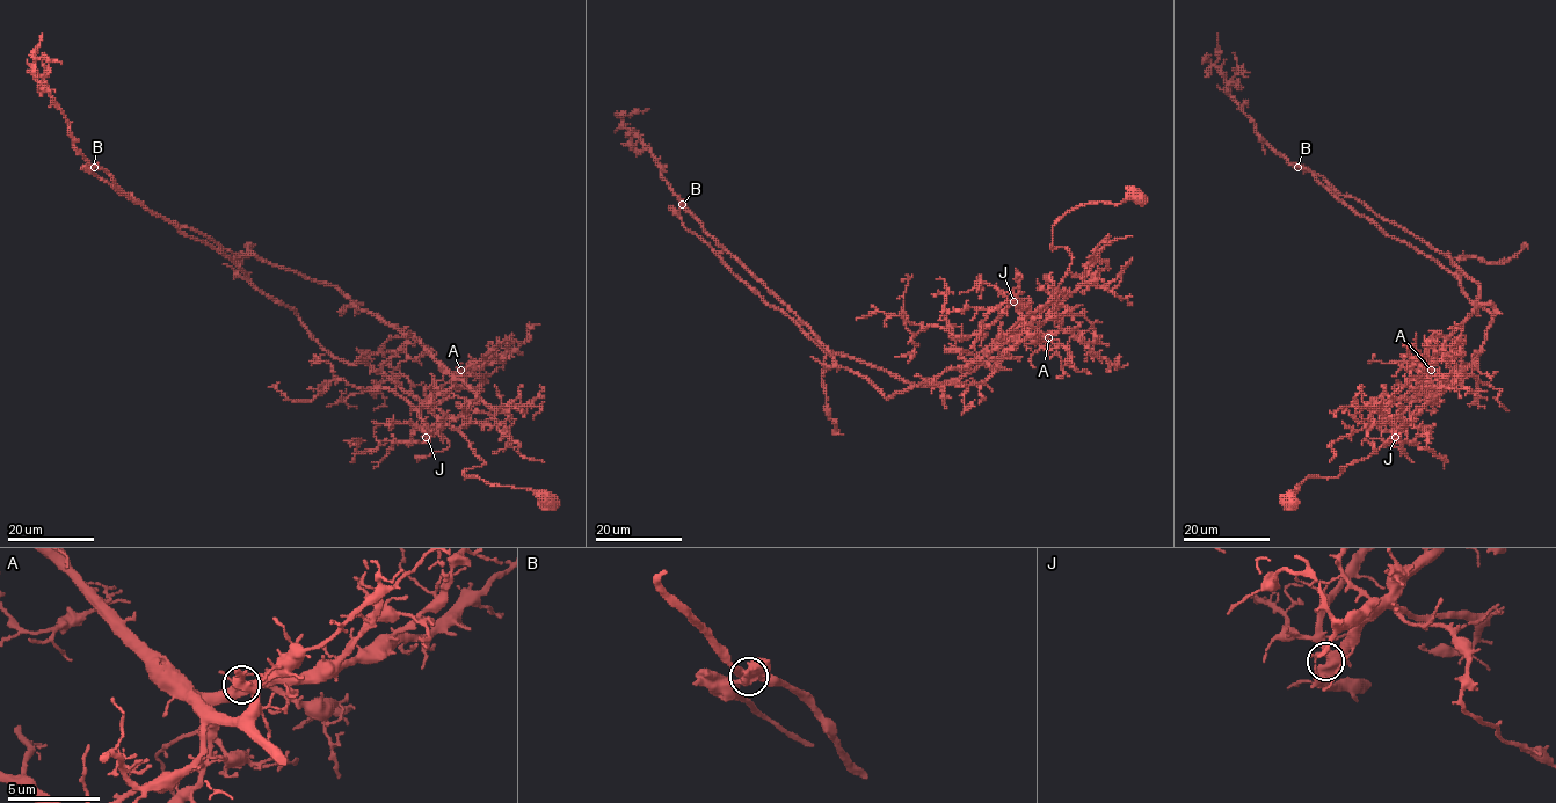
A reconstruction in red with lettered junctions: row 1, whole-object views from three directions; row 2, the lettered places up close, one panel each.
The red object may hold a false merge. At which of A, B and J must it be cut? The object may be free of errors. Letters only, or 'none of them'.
B

